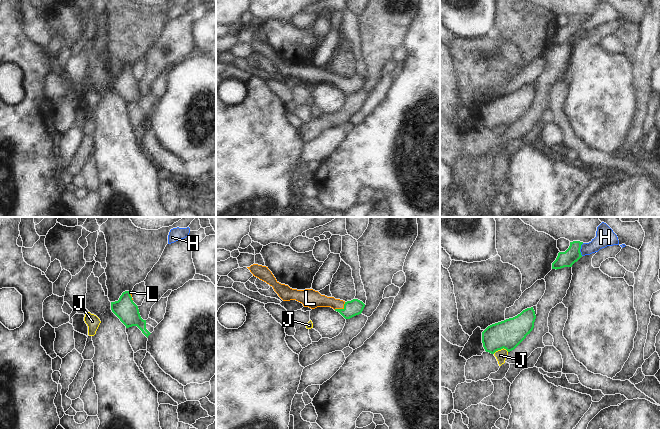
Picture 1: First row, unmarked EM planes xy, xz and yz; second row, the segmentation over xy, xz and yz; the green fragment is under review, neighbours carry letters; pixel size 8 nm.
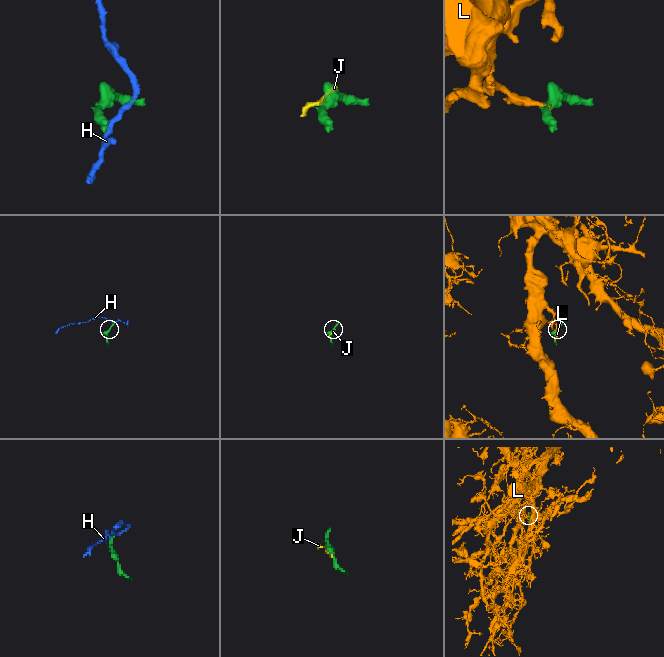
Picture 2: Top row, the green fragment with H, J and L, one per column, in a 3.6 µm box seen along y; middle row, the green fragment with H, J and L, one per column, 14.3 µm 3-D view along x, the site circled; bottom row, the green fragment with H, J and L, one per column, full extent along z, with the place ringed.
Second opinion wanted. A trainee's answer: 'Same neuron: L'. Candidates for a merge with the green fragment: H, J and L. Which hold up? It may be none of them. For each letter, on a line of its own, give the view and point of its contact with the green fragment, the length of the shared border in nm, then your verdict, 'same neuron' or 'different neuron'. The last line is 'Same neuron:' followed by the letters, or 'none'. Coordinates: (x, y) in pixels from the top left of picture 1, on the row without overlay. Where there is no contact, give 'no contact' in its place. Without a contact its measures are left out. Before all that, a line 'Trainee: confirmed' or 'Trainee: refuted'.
Trainee: confirmed
H: meets green in yz at (580, 24); contact 110 nm long; different neuron
J: meets green in yz at (500, 125); contact 130 nm long; different neuron
L: meets green in xz at (341, 85); contact 110 nm long; same neuron
Same neuron: L

